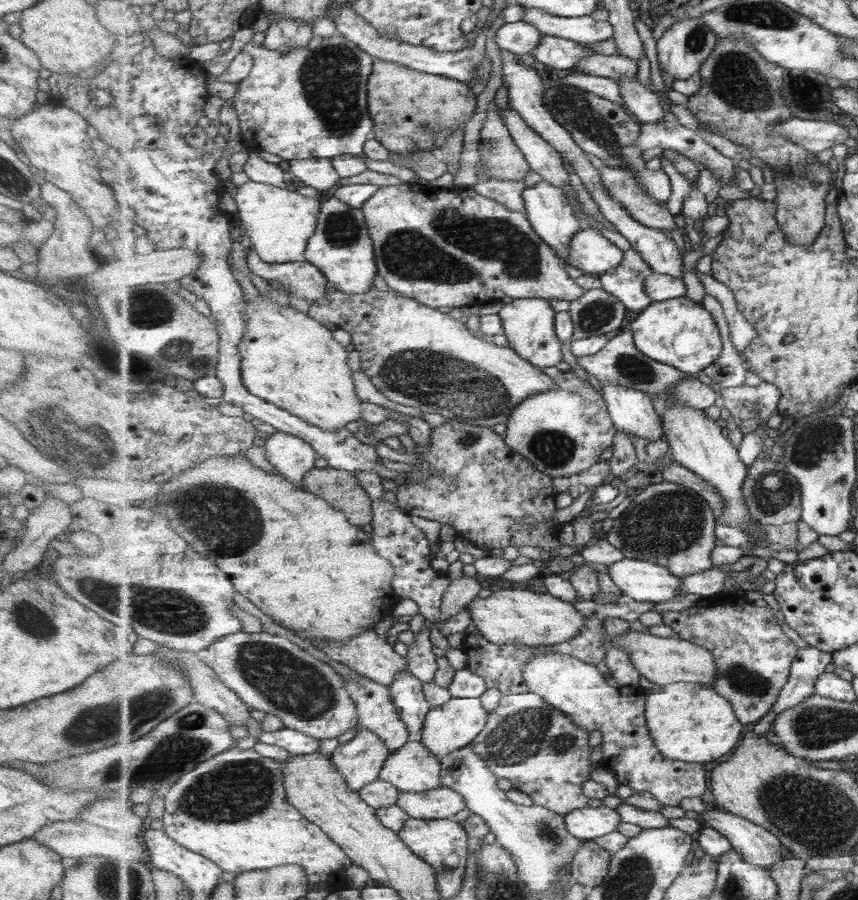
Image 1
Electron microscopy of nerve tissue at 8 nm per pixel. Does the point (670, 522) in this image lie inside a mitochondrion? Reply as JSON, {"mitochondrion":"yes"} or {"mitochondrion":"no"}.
{"mitochondrion":"yes"}

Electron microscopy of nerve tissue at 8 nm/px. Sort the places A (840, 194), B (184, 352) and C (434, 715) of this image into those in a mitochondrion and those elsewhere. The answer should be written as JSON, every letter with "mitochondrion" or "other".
{"A":"other","B":"mitochondrion","C":"other"}

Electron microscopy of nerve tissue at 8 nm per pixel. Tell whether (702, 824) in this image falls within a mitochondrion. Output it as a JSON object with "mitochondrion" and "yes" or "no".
{"mitochondrion":"no"}

